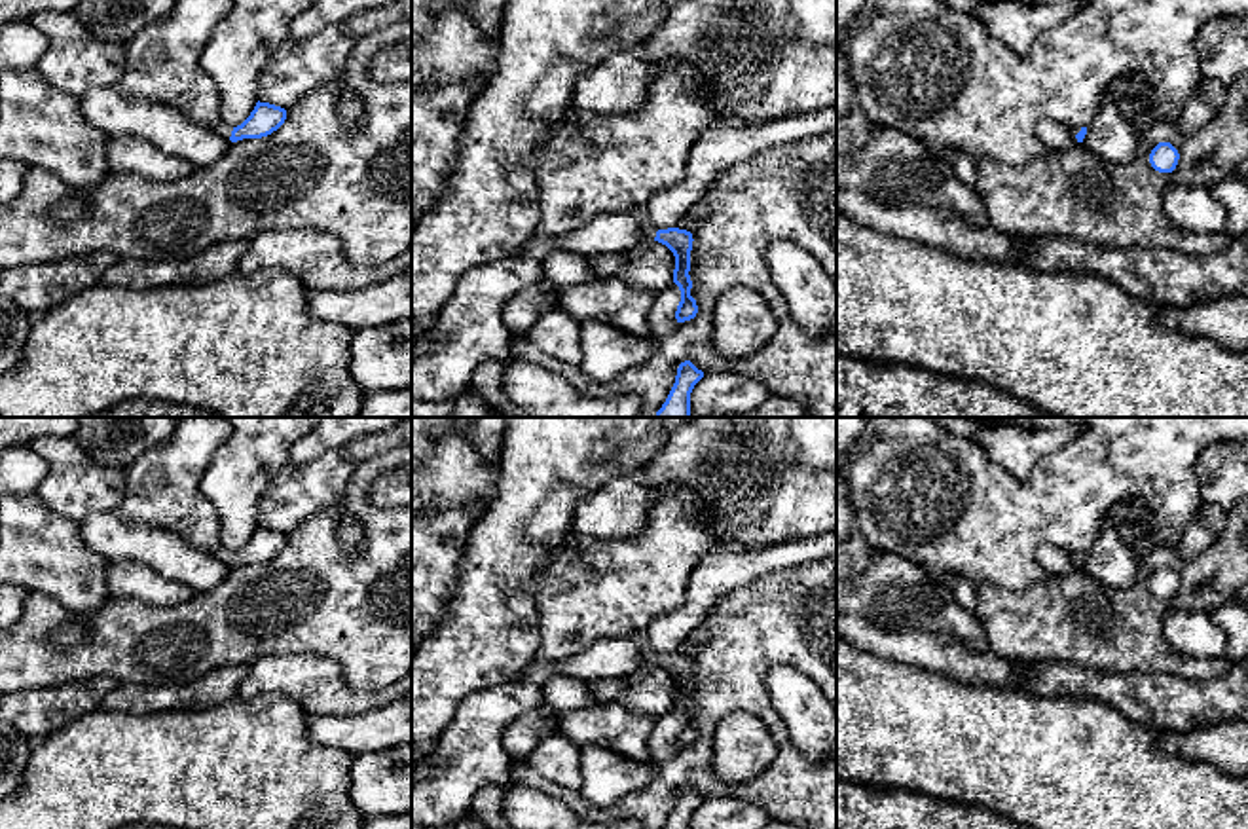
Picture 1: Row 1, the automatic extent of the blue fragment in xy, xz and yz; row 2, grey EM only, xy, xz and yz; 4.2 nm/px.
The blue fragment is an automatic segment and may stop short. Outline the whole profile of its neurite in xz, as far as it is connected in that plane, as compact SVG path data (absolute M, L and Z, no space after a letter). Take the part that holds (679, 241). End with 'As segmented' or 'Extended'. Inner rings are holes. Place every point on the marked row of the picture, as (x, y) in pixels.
M633 207L630 216L645 226L645 237L641 245L651 241L658 241L666 245L675 256L673 283L681 290L681 302L675 311L677 322L685 322L696 317L698 305L690 296L692 281L690 281L690 250L692 250L692 233L679 228L656 230L651 226L647 207Z. Extended

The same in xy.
M256 102L250 116L237 127L229 127L222 120L211 129L231 142L243 138L262 138L277 131L286 120L286 110L269 102Z. Extended

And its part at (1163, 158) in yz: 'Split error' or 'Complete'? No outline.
Complete

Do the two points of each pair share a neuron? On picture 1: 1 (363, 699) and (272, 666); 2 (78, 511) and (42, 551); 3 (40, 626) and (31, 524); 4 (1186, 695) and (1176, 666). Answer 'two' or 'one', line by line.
1: one
2: two
3: two
4: two

